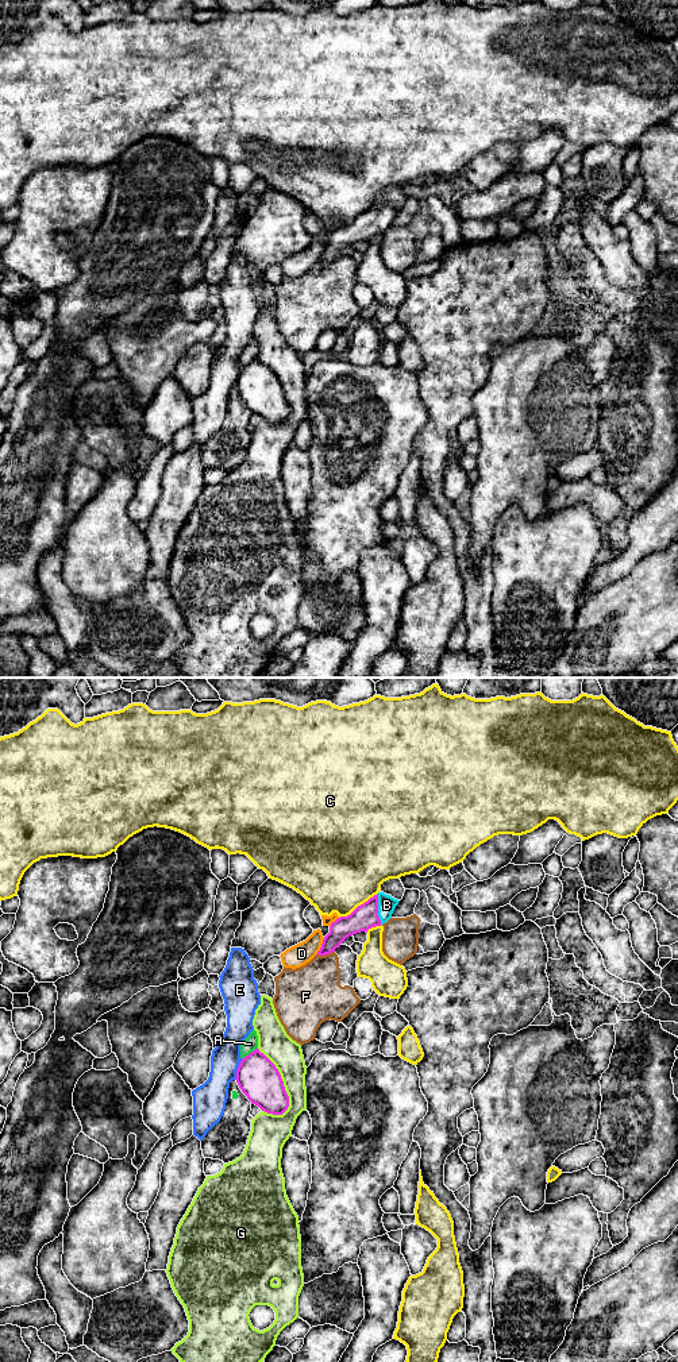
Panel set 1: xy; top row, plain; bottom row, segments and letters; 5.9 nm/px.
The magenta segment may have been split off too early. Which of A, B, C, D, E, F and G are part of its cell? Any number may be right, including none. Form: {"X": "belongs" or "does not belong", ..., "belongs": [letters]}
{"A": "does not belong", "B": "belongs", "C": "does not belong", "D": "does not belong", "E": "does not belong", "F": "does not belong", "G": "does not belong", "belongs": ["B"]}

